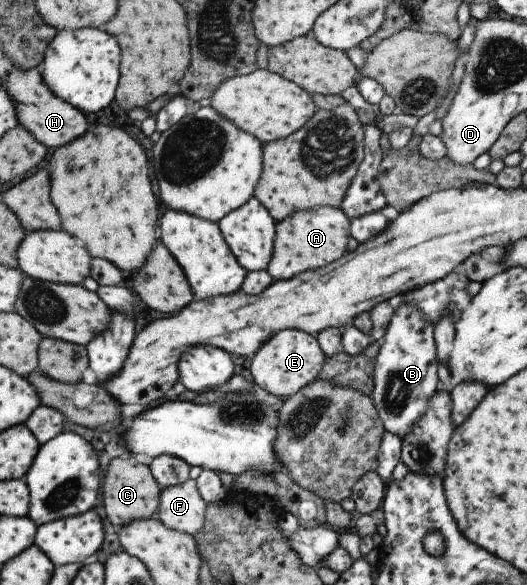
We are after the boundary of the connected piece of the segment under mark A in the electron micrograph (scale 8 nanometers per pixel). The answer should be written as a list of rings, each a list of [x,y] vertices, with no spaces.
[[[318,206],[309,210],[295,211],[287,218],[275,222],[273,246],[266,273],[272,280],[285,280],[300,271],[316,269],[338,259],[346,253],[350,220],[338,207]]]

